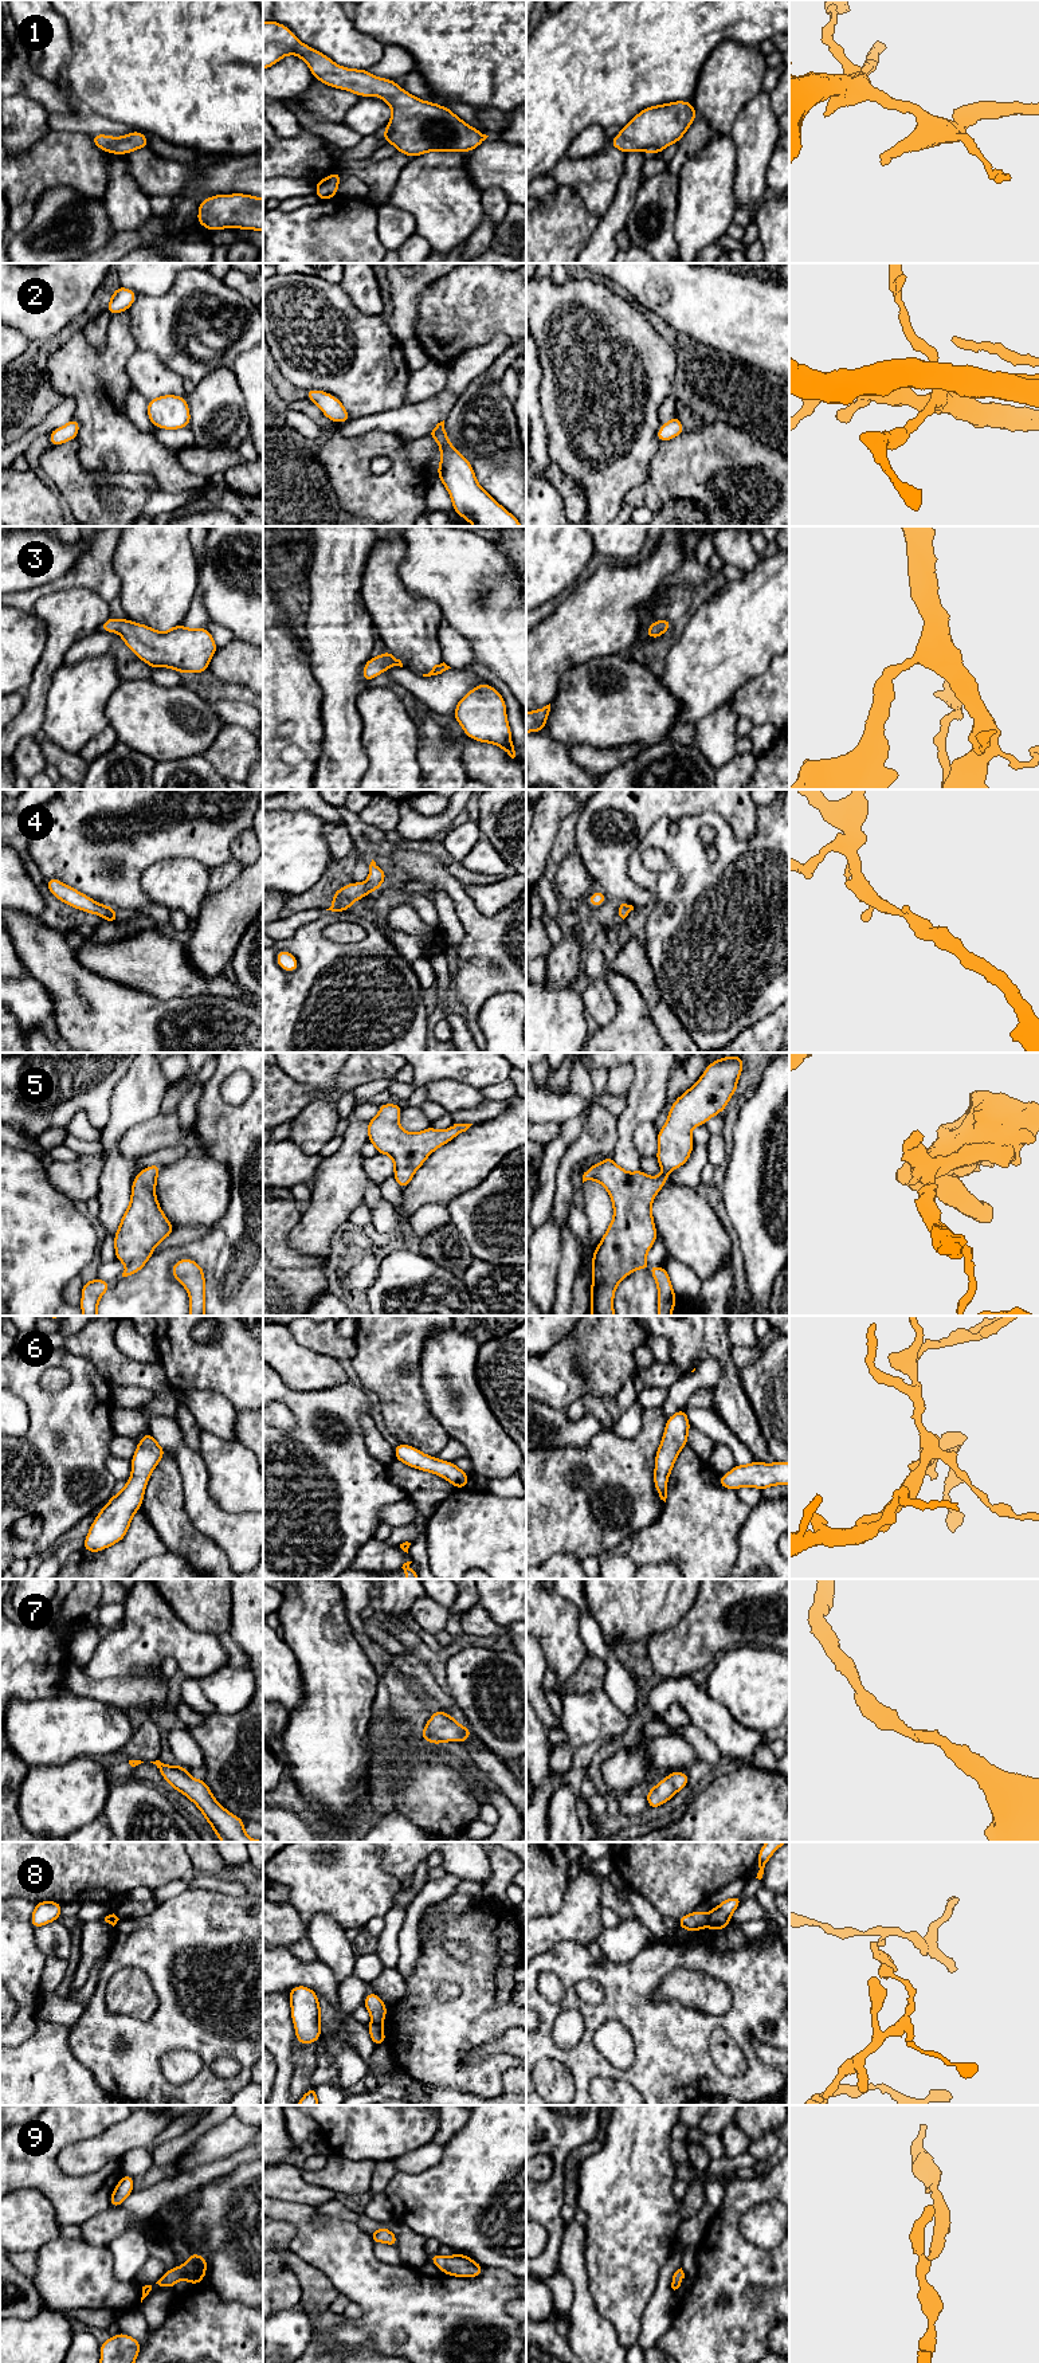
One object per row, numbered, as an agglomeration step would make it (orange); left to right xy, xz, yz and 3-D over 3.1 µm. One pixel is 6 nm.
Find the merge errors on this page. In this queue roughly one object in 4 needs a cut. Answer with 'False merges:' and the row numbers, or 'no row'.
False merges: 8

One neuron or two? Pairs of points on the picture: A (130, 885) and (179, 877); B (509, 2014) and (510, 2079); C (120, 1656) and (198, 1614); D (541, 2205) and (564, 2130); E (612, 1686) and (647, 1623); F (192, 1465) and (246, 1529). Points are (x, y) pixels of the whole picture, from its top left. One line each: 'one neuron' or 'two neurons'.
A: two neurons
B: two neurons
C: two neurons
D: one neuron
E: two neurons
F: one neuron

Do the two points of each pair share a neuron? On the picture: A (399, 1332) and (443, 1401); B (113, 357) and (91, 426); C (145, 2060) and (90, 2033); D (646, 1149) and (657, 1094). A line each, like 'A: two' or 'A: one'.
A: two
B: one
C: one
D: two

